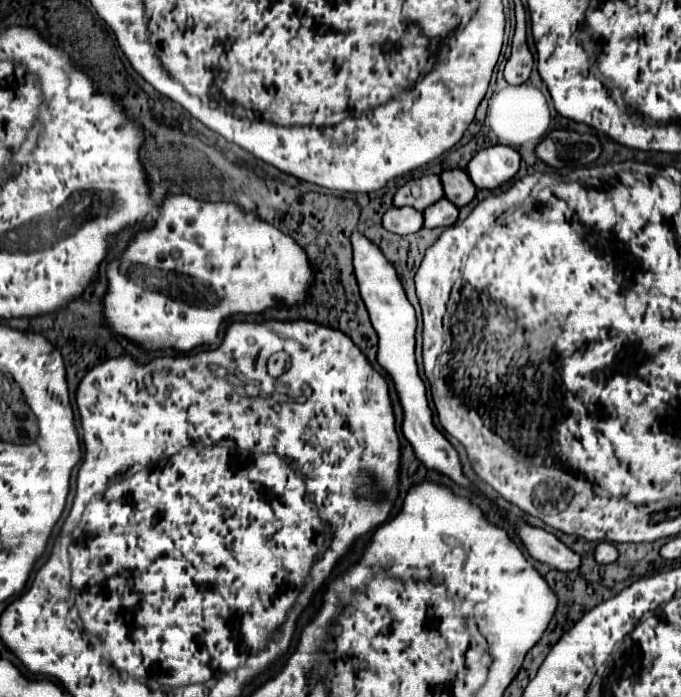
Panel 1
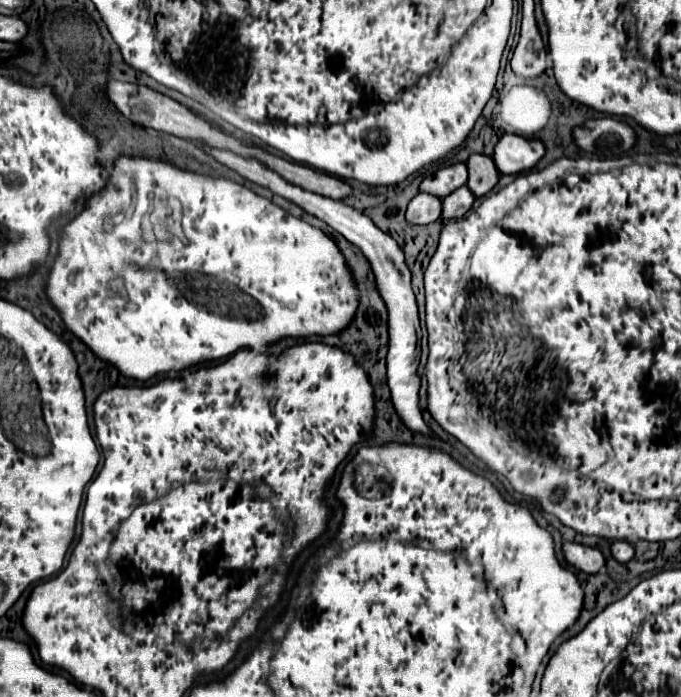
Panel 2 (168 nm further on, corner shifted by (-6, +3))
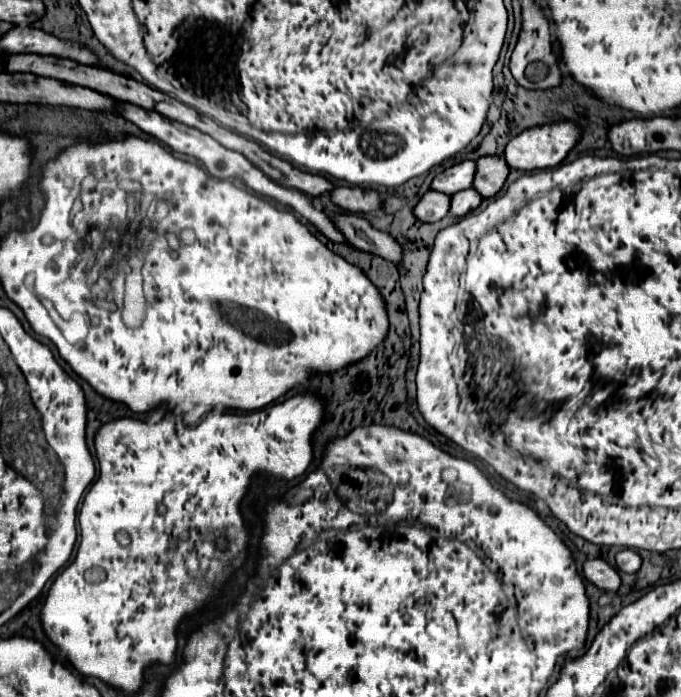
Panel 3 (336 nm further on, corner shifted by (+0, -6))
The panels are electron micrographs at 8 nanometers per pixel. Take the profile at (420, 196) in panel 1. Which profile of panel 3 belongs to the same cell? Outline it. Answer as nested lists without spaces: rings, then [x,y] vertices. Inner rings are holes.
[[[465,160],[461,164],[455,164],[455,166],[447,168],[445,172],[437,174],[433,178],[433,182],[431,182],[431,190],[447,194],[447,196],[453,196],[455,192],[471,188],[473,174],[475,174],[475,162]]]

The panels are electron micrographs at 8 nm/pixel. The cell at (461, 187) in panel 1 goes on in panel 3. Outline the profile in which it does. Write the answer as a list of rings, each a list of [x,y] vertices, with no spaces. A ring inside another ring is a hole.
[[[483,156],[477,160],[473,188],[481,194],[481,198],[491,198],[501,190],[507,174],[509,168],[501,156]]]

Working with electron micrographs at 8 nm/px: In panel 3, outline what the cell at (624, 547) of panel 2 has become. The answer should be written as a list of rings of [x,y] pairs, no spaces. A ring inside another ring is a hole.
[[[619,550],[615,554],[615,562],[617,562],[617,568],[621,572],[637,572],[641,568],[641,556],[635,552],[635,550]]]

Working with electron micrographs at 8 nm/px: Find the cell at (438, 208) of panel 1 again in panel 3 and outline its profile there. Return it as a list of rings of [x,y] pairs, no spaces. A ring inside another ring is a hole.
[[[469,188],[469,190],[461,190],[457,194],[451,196],[451,208],[449,208],[449,214],[457,216],[457,218],[463,218],[465,214],[469,214],[471,210],[475,210],[479,204],[481,204],[481,196]]]

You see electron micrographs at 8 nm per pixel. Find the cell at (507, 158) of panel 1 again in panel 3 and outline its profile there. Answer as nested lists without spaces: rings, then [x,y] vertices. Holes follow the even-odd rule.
[[[559,122],[559,124],[529,128],[509,140],[503,158],[511,170],[531,172],[531,170],[541,170],[541,168],[553,168],[567,156],[567,152],[575,146],[579,136],[581,136],[581,130],[573,122]]]

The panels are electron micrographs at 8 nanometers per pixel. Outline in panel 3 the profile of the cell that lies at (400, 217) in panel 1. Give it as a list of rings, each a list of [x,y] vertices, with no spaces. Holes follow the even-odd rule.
[[[429,190],[427,194],[421,196],[421,200],[415,204],[413,208],[413,216],[423,222],[423,224],[431,224],[431,222],[439,222],[441,218],[445,218],[445,214],[449,212],[449,196],[441,194],[441,192],[433,192]]]

